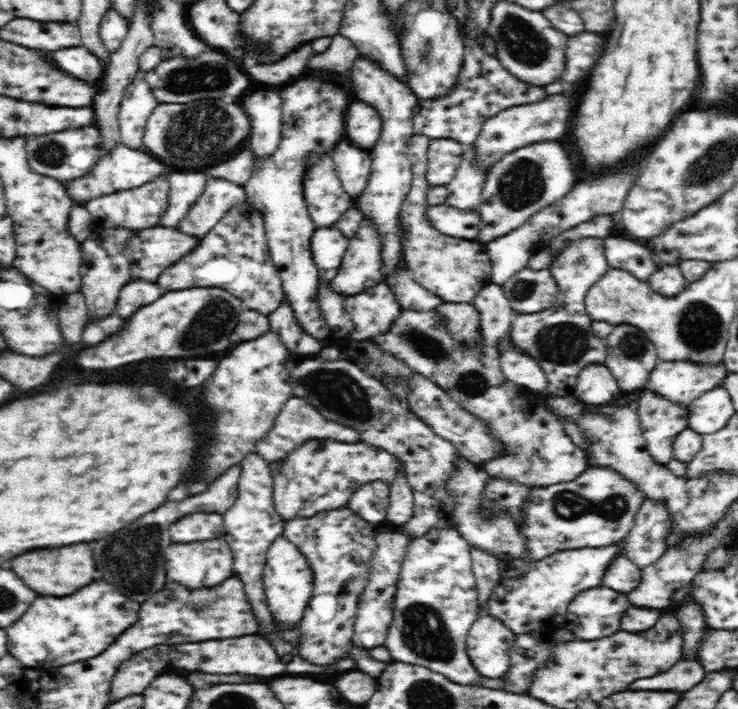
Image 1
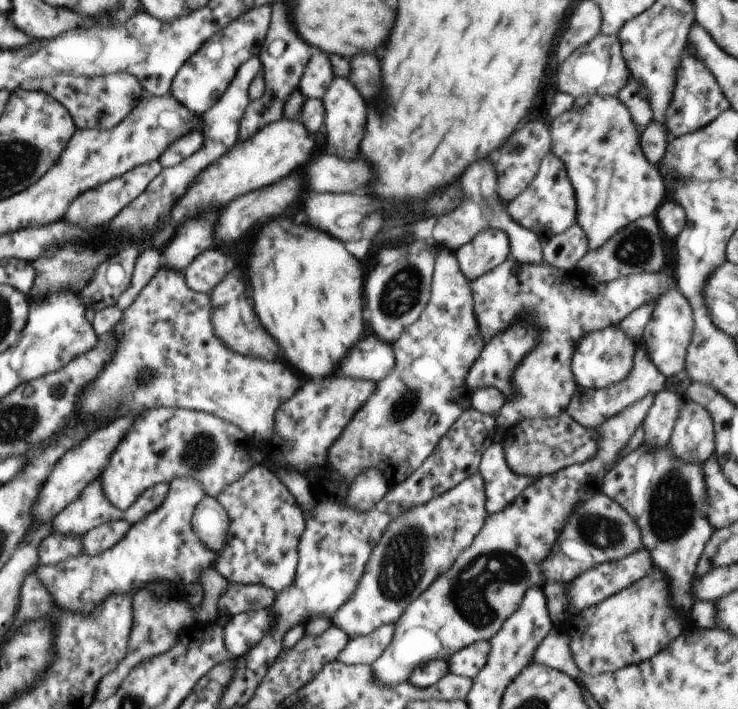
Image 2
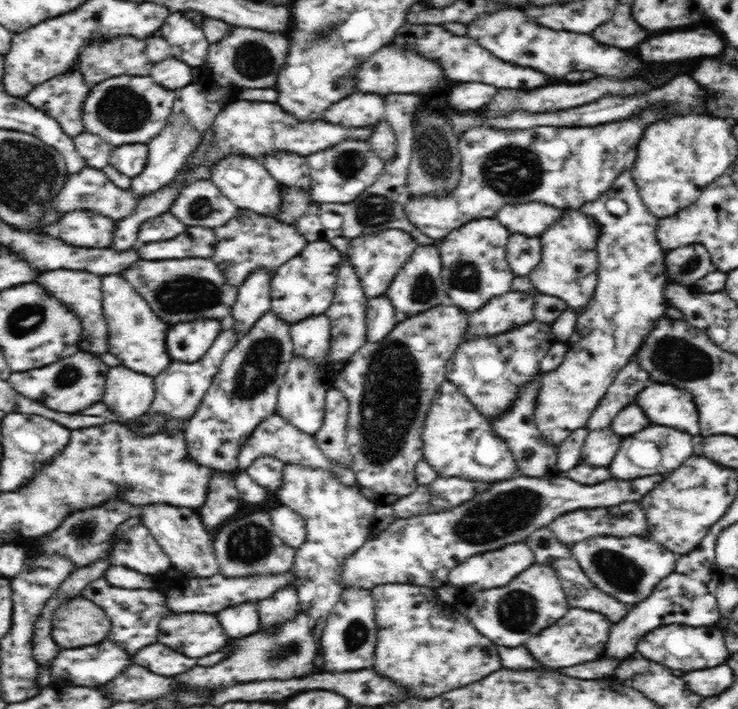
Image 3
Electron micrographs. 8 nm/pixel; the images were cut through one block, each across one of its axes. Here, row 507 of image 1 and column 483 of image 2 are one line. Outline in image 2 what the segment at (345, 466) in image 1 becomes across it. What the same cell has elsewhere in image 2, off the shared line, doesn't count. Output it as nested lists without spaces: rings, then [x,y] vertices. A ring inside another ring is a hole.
[[[508,257],[500,266],[493,268],[476,280],[470,281],[472,296],[474,296],[476,320],[480,328],[480,338],[488,342],[498,332],[508,330],[516,322],[532,322],[538,332],[536,346],[522,358],[512,374],[512,396],[506,398],[502,410],[495,417],[497,428],[505,432],[512,429],[515,424],[532,418],[552,418],[562,414],[570,404],[570,396],[576,392],[575,376],[570,372],[570,356],[572,356],[572,342],[582,338],[586,332],[602,330],[608,326],[616,326],[625,319],[633,310],[640,308],[646,302],[654,304],[664,292],[678,289],[676,278],[663,271],[656,273],[638,273],[622,276],[612,282],[599,283],[592,280],[578,270],[558,270],[548,263],[520,264],[514,258]]]

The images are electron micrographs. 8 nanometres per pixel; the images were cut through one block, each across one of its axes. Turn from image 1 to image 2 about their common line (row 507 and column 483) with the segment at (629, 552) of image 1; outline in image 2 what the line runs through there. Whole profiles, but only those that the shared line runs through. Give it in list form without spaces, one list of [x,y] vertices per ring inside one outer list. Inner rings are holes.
[[[480,640],[458,650],[447,660],[449,672],[473,679],[486,666],[490,647],[488,640]]]

